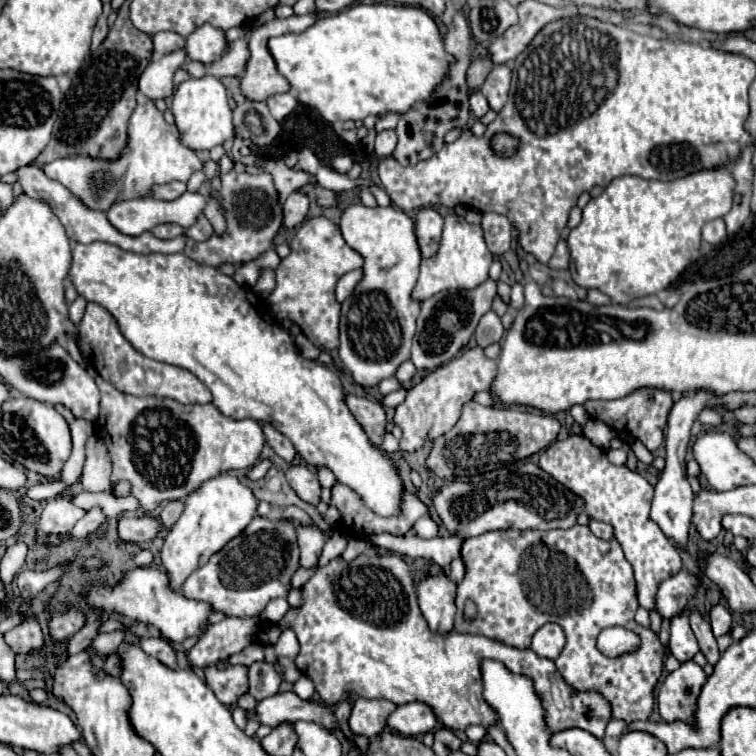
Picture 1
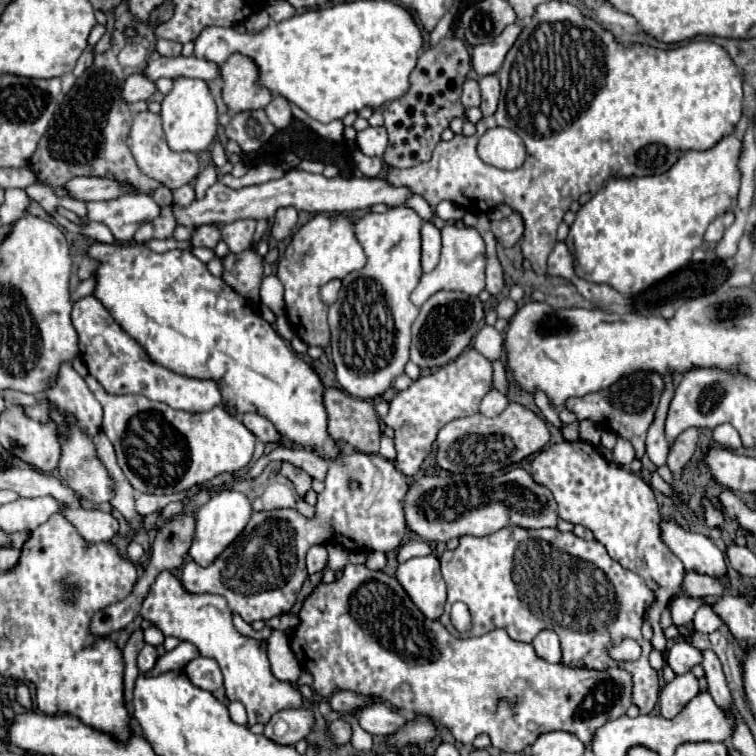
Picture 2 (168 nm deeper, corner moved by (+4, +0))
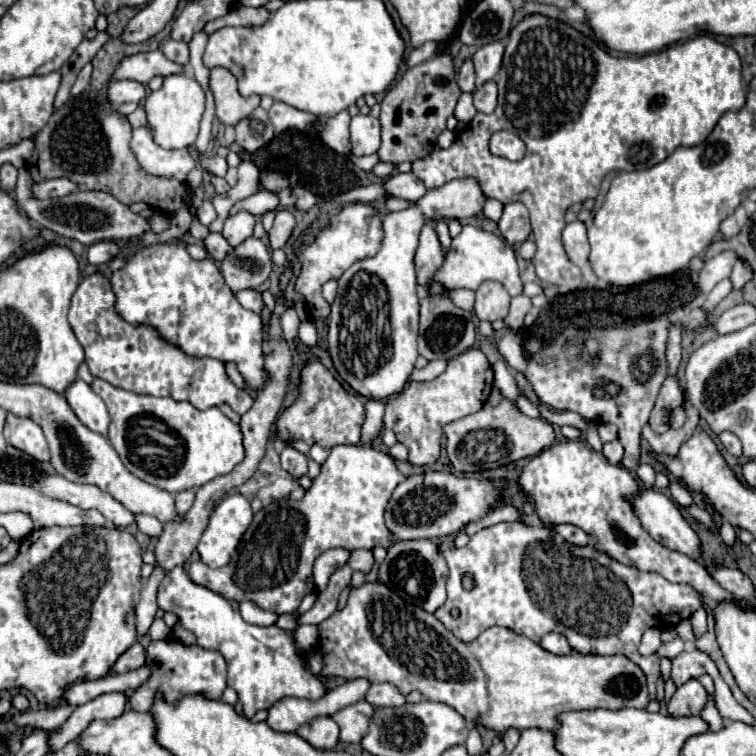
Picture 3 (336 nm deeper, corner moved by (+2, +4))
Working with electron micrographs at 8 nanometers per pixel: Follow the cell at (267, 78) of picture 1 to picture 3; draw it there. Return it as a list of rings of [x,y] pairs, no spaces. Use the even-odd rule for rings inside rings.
[[[226,68],[210,70],[210,90],[214,94],[216,118],[224,126],[236,126],[244,116],[250,116],[260,104],[260,96],[240,96],[236,78]]]

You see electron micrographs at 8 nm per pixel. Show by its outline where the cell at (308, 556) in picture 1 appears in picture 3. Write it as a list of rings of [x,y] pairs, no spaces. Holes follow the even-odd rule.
[[[334,548],[334,550],[328,550],[324,552],[316,564],[314,564],[314,584],[316,588],[322,592],[326,586],[328,586],[328,580],[330,576],[348,562],[350,558],[350,552],[344,550],[344,548]]]

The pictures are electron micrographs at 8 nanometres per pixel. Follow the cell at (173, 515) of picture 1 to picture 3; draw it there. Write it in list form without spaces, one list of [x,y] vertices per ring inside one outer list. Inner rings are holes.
[[[182,490],[182,492],[176,492],[176,494],[174,494],[174,498],[176,498],[176,510],[178,510],[180,514],[186,514],[186,512],[192,508],[194,496],[196,496],[194,490]]]

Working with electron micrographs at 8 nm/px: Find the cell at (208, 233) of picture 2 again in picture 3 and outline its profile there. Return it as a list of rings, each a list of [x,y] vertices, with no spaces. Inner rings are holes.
[[[210,234],[204,240],[204,246],[206,246],[208,256],[214,258],[216,262],[224,260],[224,256],[228,256],[228,252],[232,252],[232,246],[226,242],[226,238],[222,234]]]

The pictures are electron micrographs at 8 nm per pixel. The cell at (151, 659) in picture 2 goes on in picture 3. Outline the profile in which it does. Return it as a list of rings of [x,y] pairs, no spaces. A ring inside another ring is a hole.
[[[134,644],[134,646],[130,646],[130,650],[126,650],[116,660],[116,674],[124,674],[124,672],[130,672],[134,668],[140,668],[144,662],[146,662],[144,648],[140,644]]]

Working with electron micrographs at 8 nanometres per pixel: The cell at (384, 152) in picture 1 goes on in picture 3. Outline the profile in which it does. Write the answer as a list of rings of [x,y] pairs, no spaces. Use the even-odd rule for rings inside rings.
[[[358,114],[352,118],[350,124],[350,136],[352,136],[352,154],[354,156],[366,156],[376,154],[380,146],[380,122],[378,118]]]

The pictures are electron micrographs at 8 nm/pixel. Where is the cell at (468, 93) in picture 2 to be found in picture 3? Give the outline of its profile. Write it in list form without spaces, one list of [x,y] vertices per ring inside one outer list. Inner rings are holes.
[[[464,60],[462,66],[458,68],[458,86],[462,92],[474,92],[474,82],[476,82],[476,74],[474,74],[474,66],[472,60]]]

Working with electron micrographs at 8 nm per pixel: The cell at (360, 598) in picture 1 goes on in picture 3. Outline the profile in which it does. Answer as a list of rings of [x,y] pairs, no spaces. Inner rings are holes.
[[[374,582],[374,584],[364,584],[362,588],[352,588],[350,590],[350,596],[348,596],[348,604],[334,612],[328,620],[324,620],[320,626],[320,640],[318,640],[318,650],[324,652],[324,670],[322,670],[322,676],[326,678],[332,678],[332,676],[342,676],[346,680],[356,680],[356,678],[366,678],[370,682],[392,682],[402,694],[408,694],[412,690],[420,690],[424,694],[426,700],[434,700],[434,702],[444,702],[448,706],[452,706],[456,712],[460,712],[468,722],[472,722],[476,716],[480,716],[480,722],[490,728],[490,730],[496,730],[496,732],[504,732],[508,730],[510,726],[518,728],[518,730],[526,730],[526,728],[540,728],[540,730],[552,730],[558,726],[556,722],[556,716],[560,712],[570,712],[570,710],[594,710],[594,708],[608,708],[608,710],[620,710],[620,708],[646,708],[648,702],[650,702],[650,696],[648,696],[648,688],[646,688],[646,676],[644,672],[640,670],[640,666],[632,664],[626,656],[596,656],[596,654],[568,654],[568,656],[556,656],[556,654],[550,654],[546,652],[542,646],[534,644],[532,640],[524,638],[524,636],[518,636],[506,628],[500,628],[500,626],[492,626],[488,630],[484,630],[474,642],[460,642],[458,638],[454,638],[452,632],[448,632],[442,622],[438,622],[434,618],[434,614],[428,614],[424,612],[422,608],[414,606],[414,604],[406,604],[406,600],[394,592],[392,588],[380,584],[380,582]]]

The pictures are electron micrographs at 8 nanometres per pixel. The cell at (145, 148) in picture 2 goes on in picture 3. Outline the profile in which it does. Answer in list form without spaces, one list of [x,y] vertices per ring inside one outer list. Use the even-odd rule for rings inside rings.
[[[148,126],[134,128],[130,148],[140,166],[152,176],[164,176],[184,182],[186,174],[196,166],[186,150],[164,150],[152,140]]]

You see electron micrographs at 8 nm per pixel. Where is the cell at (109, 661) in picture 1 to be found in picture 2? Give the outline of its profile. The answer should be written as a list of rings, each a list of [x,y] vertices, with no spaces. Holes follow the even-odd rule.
[[[150,626],[148,630],[144,630],[144,642],[152,644],[152,646],[160,646],[160,644],[164,644],[164,634],[156,626]]]

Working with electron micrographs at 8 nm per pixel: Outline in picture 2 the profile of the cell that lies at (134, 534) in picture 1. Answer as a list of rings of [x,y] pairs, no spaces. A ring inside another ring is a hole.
[[[68,508],[62,514],[78,528],[80,536],[86,542],[110,542],[114,534],[118,534],[120,526],[112,514],[100,512],[98,508]]]

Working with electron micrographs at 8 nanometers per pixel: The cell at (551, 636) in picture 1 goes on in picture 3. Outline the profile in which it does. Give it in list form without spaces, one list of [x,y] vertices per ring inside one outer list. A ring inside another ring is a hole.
[[[556,632],[546,634],[546,636],[542,638],[540,646],[542,646],[544,650],[552,652],[552,654],[570,654],[570,652],[572,652],[568,640],[564,640],[564,636],[562,636],[562,634],[556,634]]]

